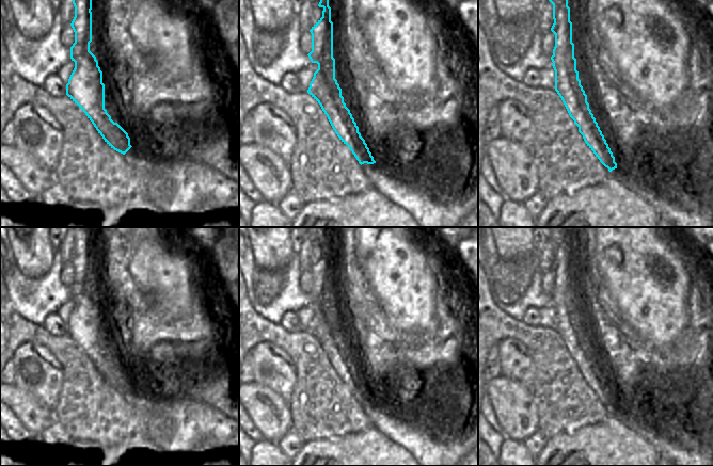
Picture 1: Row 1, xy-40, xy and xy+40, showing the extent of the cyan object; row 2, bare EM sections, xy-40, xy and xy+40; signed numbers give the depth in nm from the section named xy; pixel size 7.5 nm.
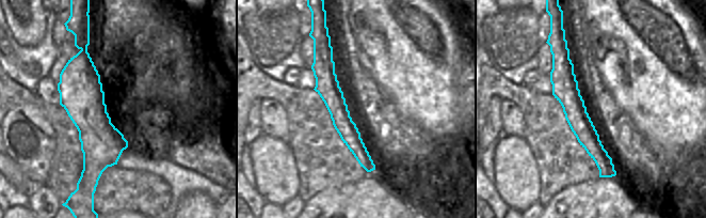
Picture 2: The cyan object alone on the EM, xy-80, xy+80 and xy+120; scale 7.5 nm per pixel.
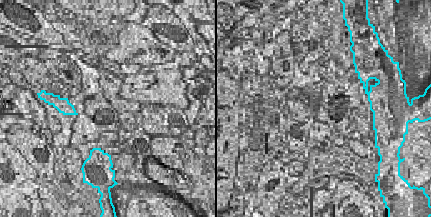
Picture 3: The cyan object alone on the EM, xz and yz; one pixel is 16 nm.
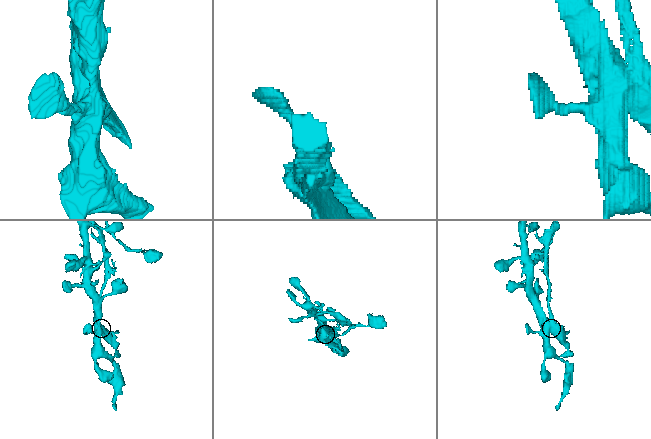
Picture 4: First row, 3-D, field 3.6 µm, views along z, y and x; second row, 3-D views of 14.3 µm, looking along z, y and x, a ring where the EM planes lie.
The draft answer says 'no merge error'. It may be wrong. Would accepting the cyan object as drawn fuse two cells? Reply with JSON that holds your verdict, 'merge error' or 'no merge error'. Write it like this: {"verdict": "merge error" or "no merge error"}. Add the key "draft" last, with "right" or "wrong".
{"verdict": "merge error", "draft": "wrong"}

